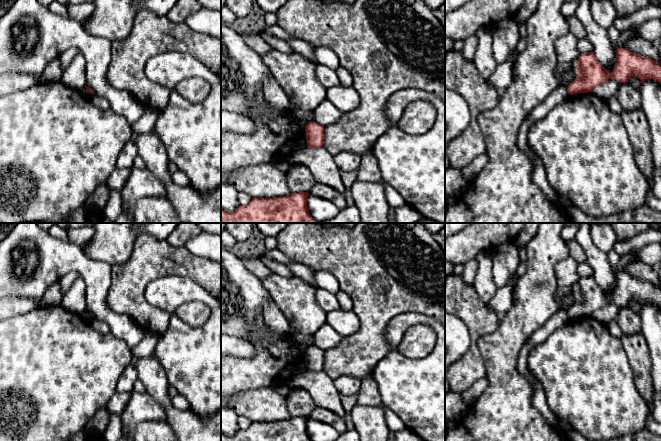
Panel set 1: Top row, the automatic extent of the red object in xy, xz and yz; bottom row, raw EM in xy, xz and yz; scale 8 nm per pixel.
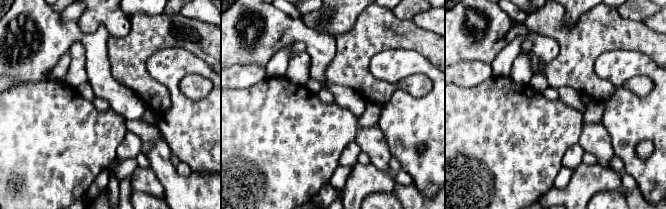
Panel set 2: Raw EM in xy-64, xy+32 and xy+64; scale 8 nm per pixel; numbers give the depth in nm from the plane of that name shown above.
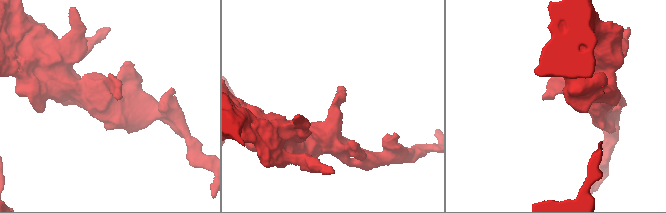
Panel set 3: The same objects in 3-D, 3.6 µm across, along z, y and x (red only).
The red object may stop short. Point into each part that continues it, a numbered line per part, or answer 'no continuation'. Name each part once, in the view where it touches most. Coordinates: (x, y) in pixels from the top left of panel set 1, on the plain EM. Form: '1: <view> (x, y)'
no continuation

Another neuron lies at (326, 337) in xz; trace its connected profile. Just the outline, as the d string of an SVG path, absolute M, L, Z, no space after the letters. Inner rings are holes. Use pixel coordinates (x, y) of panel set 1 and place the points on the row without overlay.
M326 323L314 333L312 345L327 351L339 346L343 338L333 327Z

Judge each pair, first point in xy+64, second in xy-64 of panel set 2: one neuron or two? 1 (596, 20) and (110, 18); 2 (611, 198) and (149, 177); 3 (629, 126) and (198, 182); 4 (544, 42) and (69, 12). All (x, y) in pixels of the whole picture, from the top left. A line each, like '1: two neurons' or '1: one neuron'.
1: two neurons
2: two neurons
3: two neurons
4: two neurons

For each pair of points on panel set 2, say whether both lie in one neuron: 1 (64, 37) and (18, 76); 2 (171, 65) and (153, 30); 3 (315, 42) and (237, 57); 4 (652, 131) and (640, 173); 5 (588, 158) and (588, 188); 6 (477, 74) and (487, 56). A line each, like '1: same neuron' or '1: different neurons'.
1: same neuron
2: different neurons
3: same neuron
4: same neuron
5: different neurons
6: different neurons

